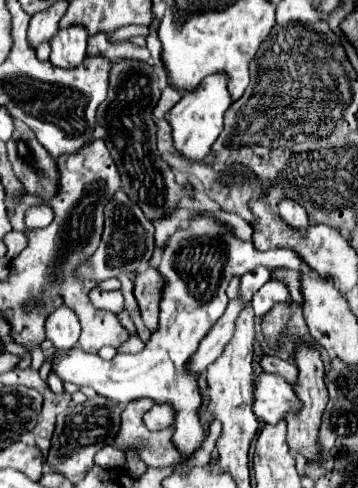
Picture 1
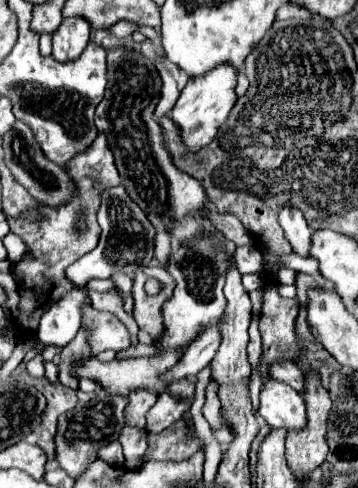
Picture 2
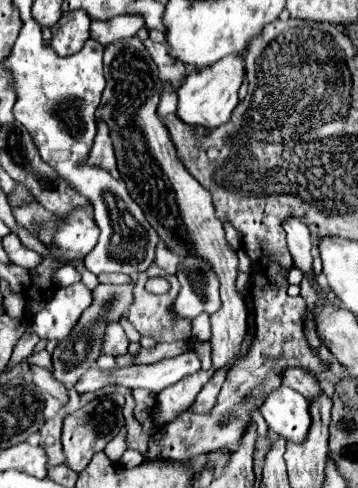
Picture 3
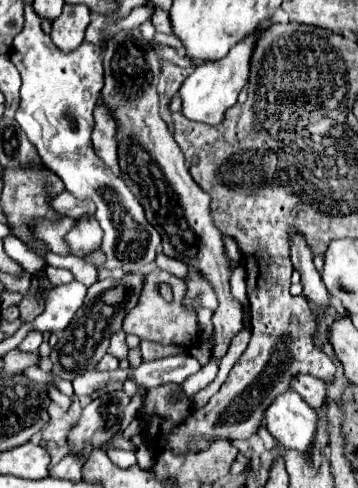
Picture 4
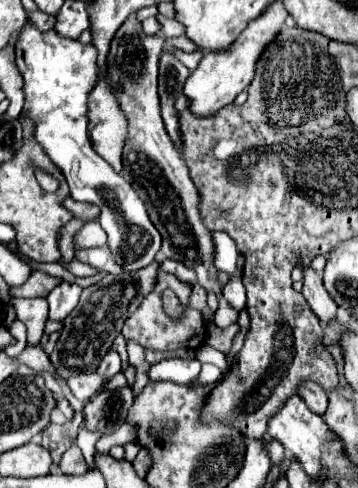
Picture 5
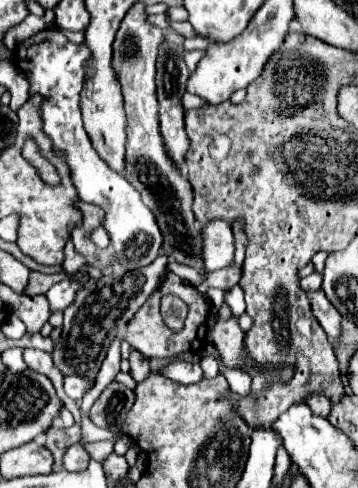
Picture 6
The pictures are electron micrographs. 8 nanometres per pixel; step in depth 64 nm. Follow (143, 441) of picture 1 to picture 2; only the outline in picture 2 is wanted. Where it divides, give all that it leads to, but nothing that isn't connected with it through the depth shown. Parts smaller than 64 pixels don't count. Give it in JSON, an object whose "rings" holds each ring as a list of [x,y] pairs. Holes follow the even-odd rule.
{"rings":[[[132,390],[132,396],[128,396],[126,406],[126,420],[132,426],[144,426],[146,424],[146,412],[156,403],[155,394],[146,390]],[[184,414],[176,424],[160,434],[148,434],[148,450],[144,460],[172,460],[180,462],[204,448],[204,442],[194,432],[194,420]]]}

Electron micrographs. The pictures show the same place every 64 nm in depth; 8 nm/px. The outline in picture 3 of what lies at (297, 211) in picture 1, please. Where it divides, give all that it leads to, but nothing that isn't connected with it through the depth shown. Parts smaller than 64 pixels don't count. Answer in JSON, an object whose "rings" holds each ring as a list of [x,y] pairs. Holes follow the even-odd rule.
{"rings":[[[288,218],[288,220],[284,220],[284,230],[286,230],[288,250],[292,254],[294,266],[300,268],[308,276],[316,294],[324,294],[324,288],[316,282],[316,274],[312,270],[312,236],[310,236],[308,228],[300,220]]]}

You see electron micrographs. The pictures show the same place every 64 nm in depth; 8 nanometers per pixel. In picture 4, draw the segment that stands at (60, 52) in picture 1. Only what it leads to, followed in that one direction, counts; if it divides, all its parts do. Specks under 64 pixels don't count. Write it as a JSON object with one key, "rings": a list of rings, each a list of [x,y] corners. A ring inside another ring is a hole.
{"rings":[[[64,4],[62,14],[52,22],[52,40],[64,52],[80,46],[84,40],[84,30],[90,22],[90,12],[84,4]]]}

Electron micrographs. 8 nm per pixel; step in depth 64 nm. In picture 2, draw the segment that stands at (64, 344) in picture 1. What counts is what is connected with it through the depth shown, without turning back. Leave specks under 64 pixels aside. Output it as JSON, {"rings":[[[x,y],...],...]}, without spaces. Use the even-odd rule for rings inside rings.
{"rings":[[[74,286],[68,290],[60,300],[52,302],[50,308],[40,318],[36,336],[42,344],[56,344],[64,346],[76,336],[80,324],[82,324],[82,310],[84,306],[90,306],[90,296],[84,288]]]}

